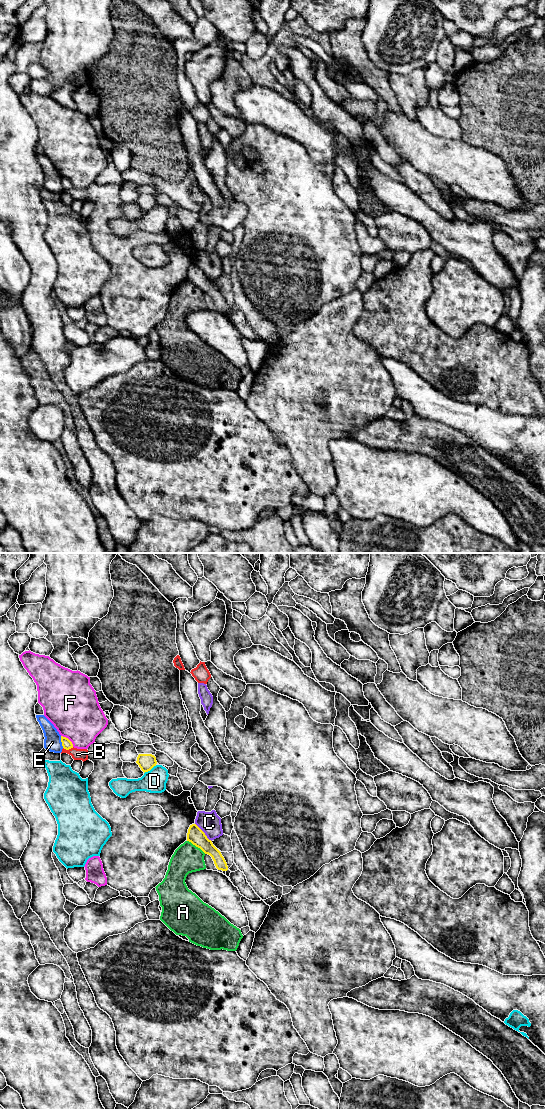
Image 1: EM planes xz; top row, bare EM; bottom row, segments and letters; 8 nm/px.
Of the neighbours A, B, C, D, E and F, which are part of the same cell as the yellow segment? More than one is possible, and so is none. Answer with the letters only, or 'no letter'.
no letter

